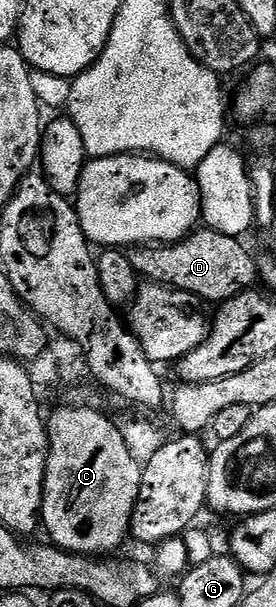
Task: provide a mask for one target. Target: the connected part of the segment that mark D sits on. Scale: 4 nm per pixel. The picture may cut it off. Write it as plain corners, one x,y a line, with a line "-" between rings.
204,226
174,246
133,247
130,257
137,273
145,281
176,289
177,292
188,292
204,302
223,302
240,292
249,291
258,280
257,257
252,257
240,243
237,238
212,232

